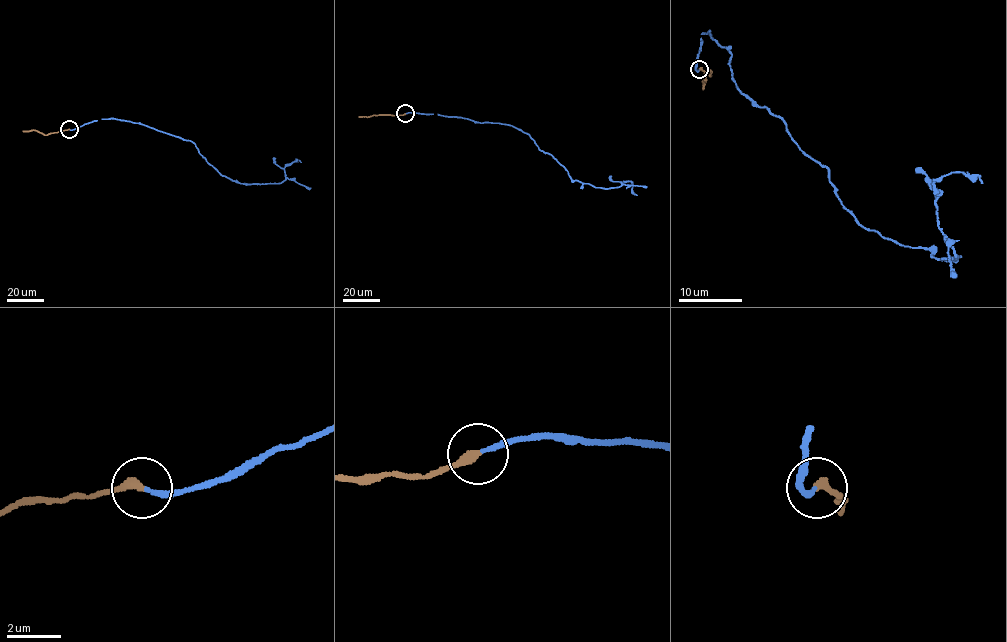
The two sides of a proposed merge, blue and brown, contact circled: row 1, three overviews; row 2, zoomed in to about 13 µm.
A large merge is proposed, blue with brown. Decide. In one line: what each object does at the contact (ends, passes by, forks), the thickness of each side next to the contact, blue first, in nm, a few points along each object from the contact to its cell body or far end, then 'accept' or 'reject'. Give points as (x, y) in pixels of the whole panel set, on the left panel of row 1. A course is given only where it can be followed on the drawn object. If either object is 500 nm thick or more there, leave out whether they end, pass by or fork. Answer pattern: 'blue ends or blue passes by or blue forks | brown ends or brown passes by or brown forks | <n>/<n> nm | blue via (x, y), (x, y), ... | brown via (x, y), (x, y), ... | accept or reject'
blue ends | brown ends | 180/320 nm | blue via (70, 129), (108, 118), (142, 124), (192, 141), (220, 174), (246, 184), (282, 183), (285, 166), (301, 162) | brown via (69, 129), (46, 135), (34, 130), (23, 131) | accept

